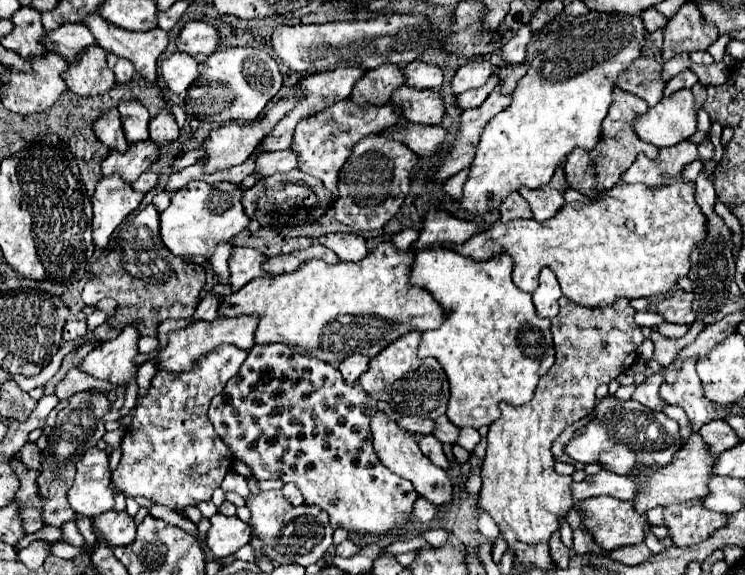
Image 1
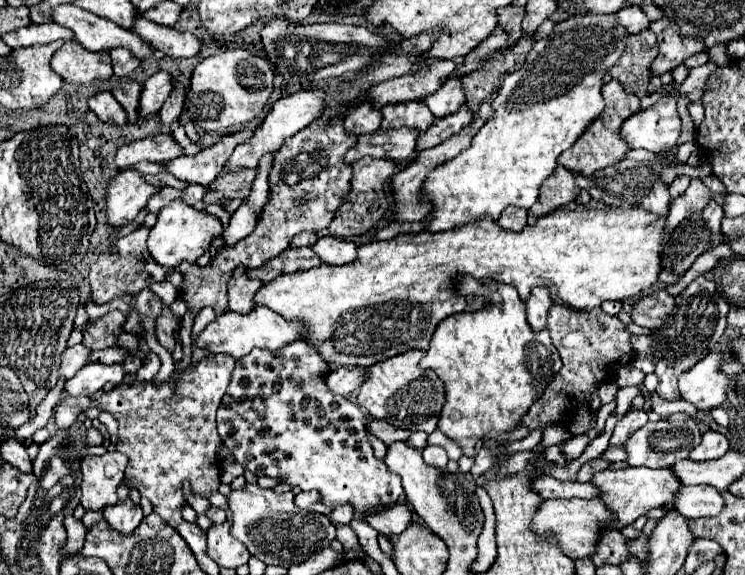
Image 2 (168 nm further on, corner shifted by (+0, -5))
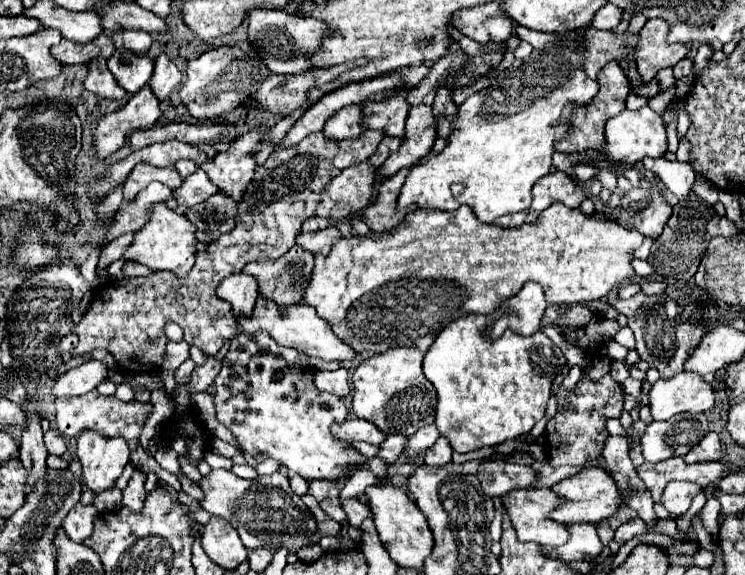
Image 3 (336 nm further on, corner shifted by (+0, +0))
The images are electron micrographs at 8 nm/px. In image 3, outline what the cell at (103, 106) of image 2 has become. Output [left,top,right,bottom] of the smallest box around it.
[85,58,125,100]

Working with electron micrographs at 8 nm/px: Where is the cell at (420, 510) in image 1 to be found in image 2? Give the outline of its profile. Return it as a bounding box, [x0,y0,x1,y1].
[367,503,413,537]

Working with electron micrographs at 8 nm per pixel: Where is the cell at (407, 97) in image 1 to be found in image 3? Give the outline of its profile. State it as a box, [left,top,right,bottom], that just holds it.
[363,94,409,138]

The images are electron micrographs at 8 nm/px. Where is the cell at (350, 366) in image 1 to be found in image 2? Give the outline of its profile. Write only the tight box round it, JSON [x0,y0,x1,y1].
[327,367,367,397]

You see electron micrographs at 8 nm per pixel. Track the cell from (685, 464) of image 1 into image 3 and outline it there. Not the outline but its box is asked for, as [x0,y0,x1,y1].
[549,468,623,524]

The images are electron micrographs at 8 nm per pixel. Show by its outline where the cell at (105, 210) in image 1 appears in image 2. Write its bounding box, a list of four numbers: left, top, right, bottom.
[105,171,159,229]

